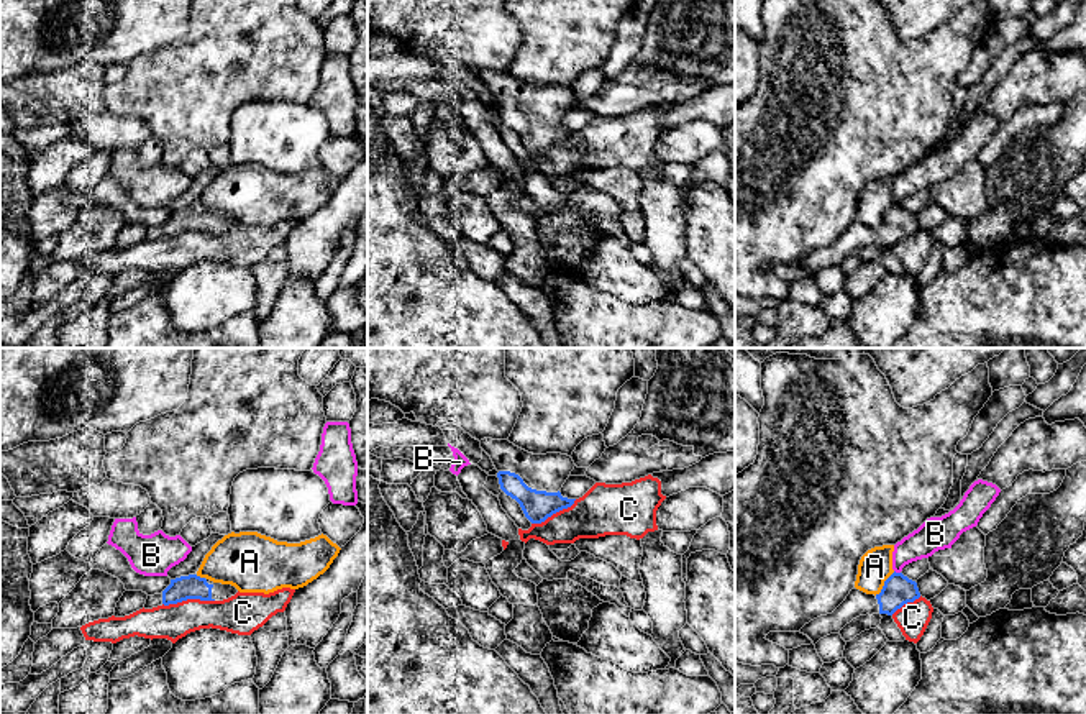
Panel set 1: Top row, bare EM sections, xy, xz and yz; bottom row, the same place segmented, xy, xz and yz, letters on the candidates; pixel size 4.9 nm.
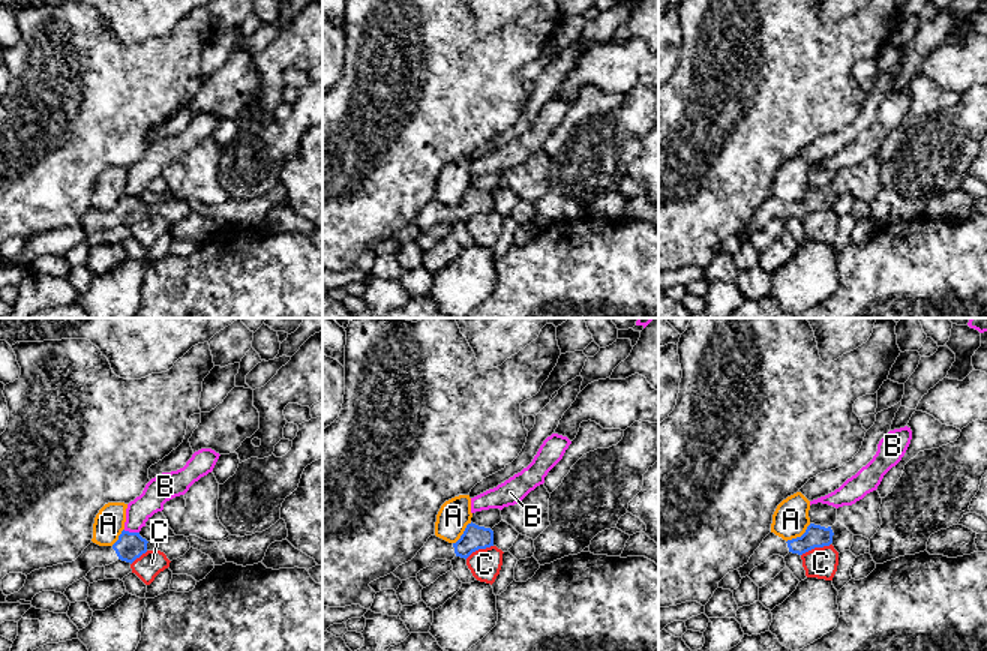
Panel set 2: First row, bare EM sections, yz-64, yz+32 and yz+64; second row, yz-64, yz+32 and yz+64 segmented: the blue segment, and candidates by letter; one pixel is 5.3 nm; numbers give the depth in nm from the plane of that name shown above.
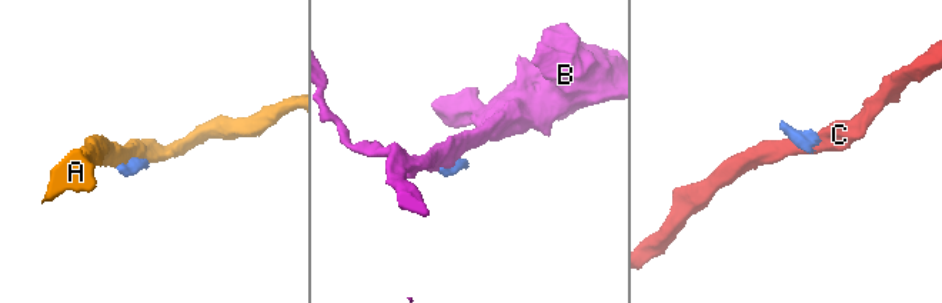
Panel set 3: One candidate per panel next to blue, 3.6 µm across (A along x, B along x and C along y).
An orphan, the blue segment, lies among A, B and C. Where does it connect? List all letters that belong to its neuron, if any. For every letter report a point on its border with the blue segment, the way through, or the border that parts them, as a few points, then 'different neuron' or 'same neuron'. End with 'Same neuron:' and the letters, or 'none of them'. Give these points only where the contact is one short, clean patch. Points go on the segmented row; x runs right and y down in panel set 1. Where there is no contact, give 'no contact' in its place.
A: yz (885, 585) | along yz (894, 572), (875, 594) | different neuron
B: yz (898, 573) | along yz (894, 570), (899, 573) | different neuron
C: xy (187, 598) | along xy (214, 599), (182, 599), (163, 604) | different neuron
Same neuron: none of them

